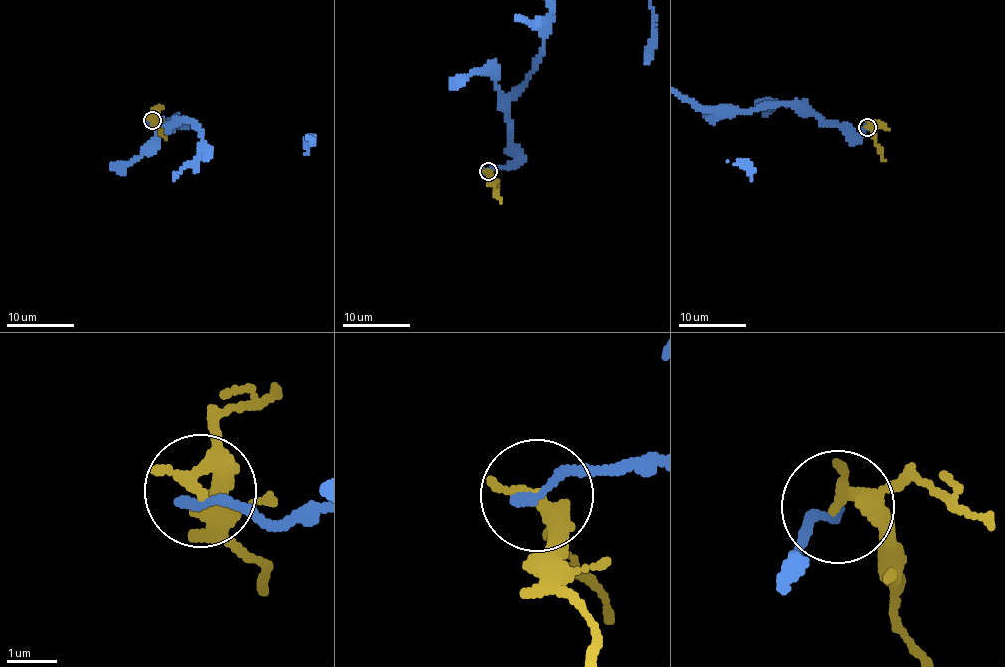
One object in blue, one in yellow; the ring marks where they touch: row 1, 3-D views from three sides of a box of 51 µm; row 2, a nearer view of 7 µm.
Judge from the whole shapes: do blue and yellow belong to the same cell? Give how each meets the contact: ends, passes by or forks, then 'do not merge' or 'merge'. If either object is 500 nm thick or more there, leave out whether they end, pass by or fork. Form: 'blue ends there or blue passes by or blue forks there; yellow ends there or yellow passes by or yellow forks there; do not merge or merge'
blue ends there; yellow passes by; do not merge

